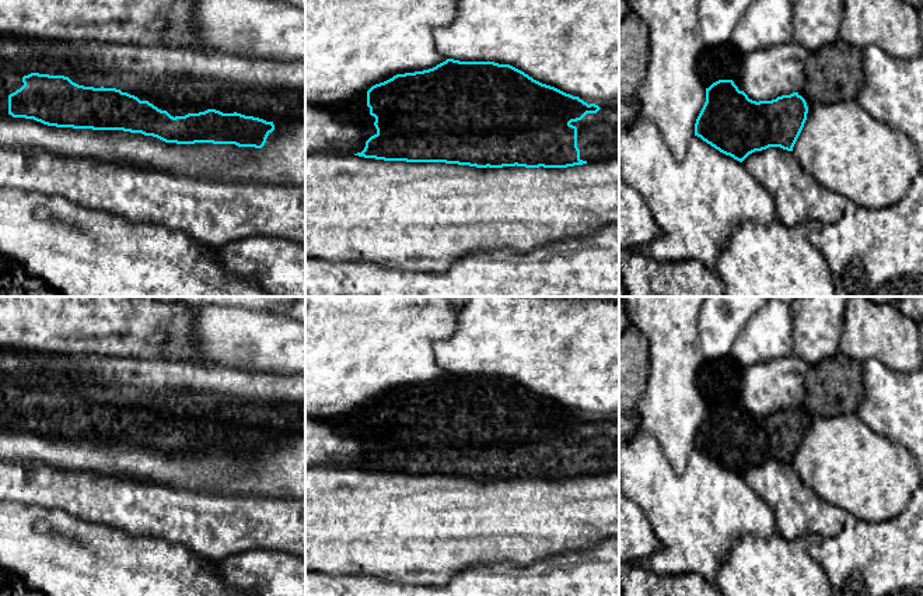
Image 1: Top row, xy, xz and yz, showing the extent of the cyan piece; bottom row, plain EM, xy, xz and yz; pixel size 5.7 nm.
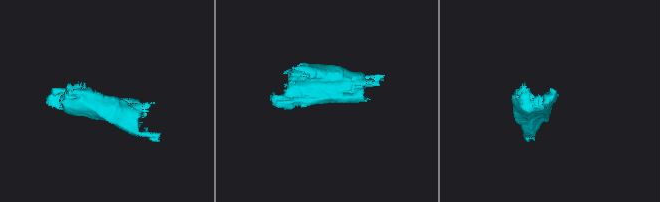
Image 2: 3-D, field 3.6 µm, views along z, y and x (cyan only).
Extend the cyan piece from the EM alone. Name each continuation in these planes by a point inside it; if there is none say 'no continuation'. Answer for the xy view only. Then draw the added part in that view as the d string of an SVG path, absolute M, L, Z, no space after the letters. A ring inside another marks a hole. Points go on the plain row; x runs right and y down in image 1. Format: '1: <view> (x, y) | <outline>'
1: xy (10, 391) | M7 378L0 379L0 428L11 430L8 427L8 409L24 399L22 390L28 388L31 388L31 385Z

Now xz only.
1: xz (356, 423) | M367 406L349 414L325 417L325 421L340 431L349 431L352 435L370 444L373 448L377 448L374 439L375 431L370 428L370 421L367 420Z

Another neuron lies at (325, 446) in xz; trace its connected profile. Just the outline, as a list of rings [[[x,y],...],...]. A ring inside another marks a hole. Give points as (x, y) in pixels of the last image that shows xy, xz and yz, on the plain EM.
[[[305,414],[305,470],[350,470],[361,466],[371,449],[370,444],[349,431],[332,427],[322,417]]]

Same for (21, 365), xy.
[[[0,347],[0,379],[45,388],[49,374],[50,367],[39,362],[29,350]]]

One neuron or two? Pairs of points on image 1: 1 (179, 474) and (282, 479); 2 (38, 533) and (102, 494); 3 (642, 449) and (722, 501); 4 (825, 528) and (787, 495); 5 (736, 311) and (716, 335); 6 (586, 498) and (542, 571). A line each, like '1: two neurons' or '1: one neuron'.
1: one neuron
2: two neurons
3: one neuron
4: one neuron
5: one neuron
6: two neurons

